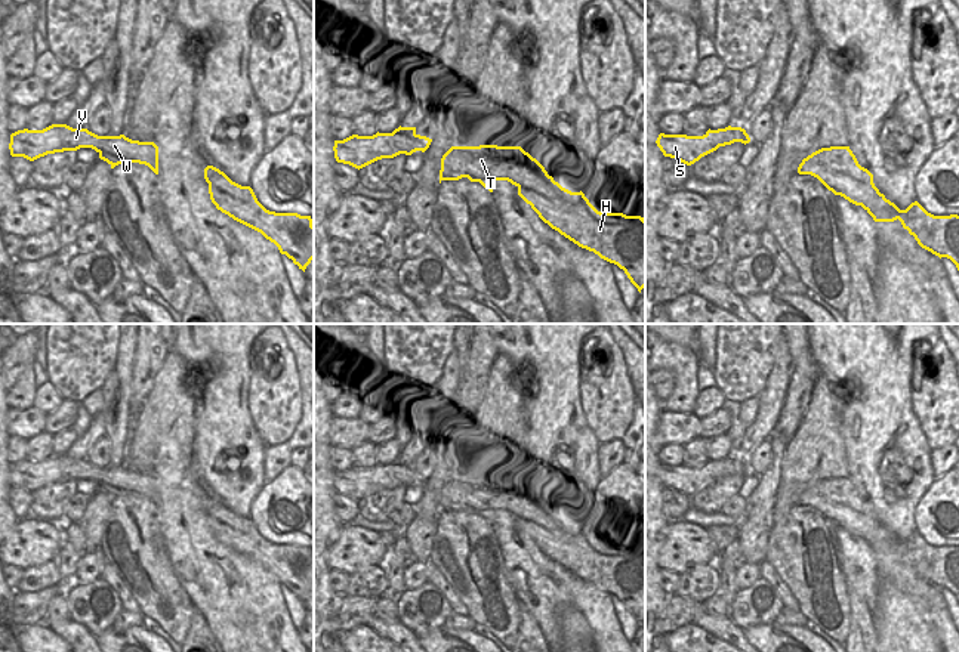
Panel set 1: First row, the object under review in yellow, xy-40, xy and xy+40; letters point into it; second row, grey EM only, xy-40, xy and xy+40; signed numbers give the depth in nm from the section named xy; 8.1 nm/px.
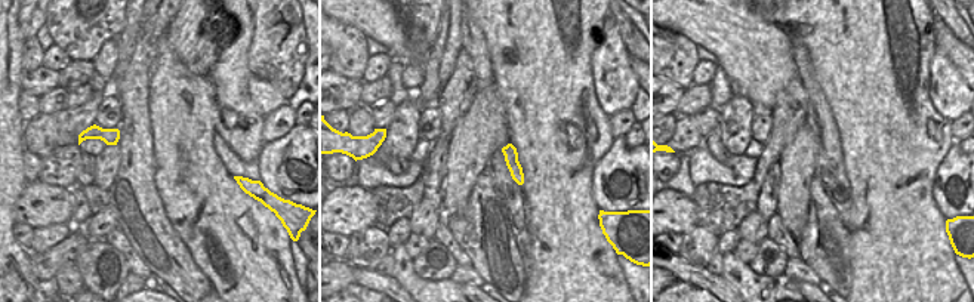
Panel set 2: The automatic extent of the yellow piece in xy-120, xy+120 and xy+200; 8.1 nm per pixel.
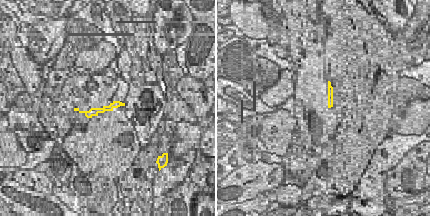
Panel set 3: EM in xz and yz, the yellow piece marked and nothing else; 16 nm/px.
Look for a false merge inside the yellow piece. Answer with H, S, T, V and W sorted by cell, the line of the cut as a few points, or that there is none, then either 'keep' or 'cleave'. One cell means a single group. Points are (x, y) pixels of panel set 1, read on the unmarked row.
H S T V W; no cut; keep

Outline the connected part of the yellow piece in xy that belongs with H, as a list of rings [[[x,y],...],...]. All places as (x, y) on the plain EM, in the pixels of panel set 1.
[[[451,478],[441,489],[440,515],[468,509],[480,513],[493,523],[496,512],[508,512],[518,519],[518,526],[531,537],[539,549],[552,560],[582,580],[593,583],[601,590],[625,602],[630,614],[641,621],[645,618],[645,550],[623,544],[598,543],[585,525],[562,519],[545,498],[521,478]]]

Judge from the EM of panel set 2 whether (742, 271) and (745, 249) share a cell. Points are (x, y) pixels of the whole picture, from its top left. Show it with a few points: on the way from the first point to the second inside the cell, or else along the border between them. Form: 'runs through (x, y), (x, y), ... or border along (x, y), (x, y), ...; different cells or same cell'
border along (733, 253), (748, 265); different cells

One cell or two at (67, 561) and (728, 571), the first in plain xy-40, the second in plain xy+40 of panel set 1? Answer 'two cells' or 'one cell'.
one cell

